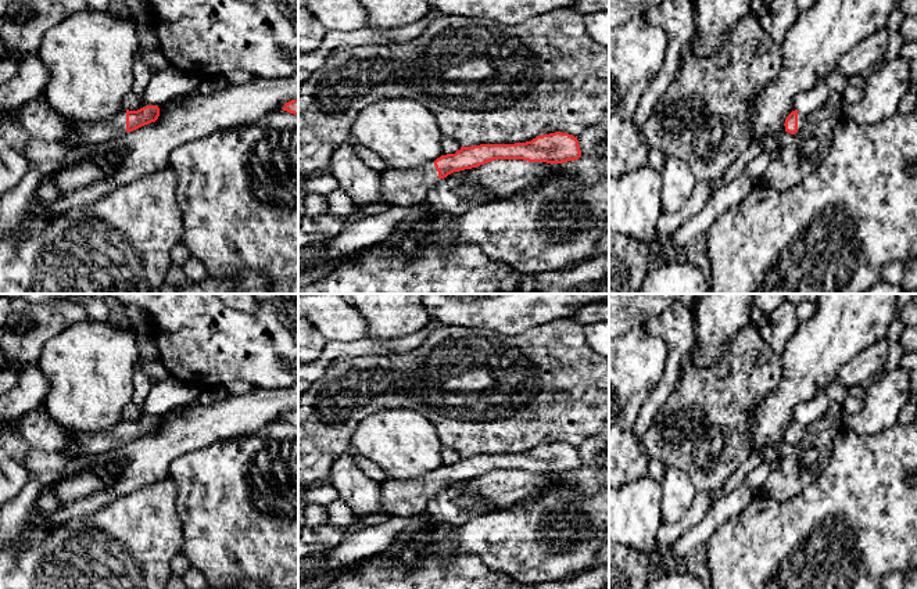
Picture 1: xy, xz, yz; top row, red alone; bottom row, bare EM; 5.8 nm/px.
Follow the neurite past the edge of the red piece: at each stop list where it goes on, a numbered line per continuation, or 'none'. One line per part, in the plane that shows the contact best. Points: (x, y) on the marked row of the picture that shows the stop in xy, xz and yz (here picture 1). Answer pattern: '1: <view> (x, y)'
1: xy (89, 133)

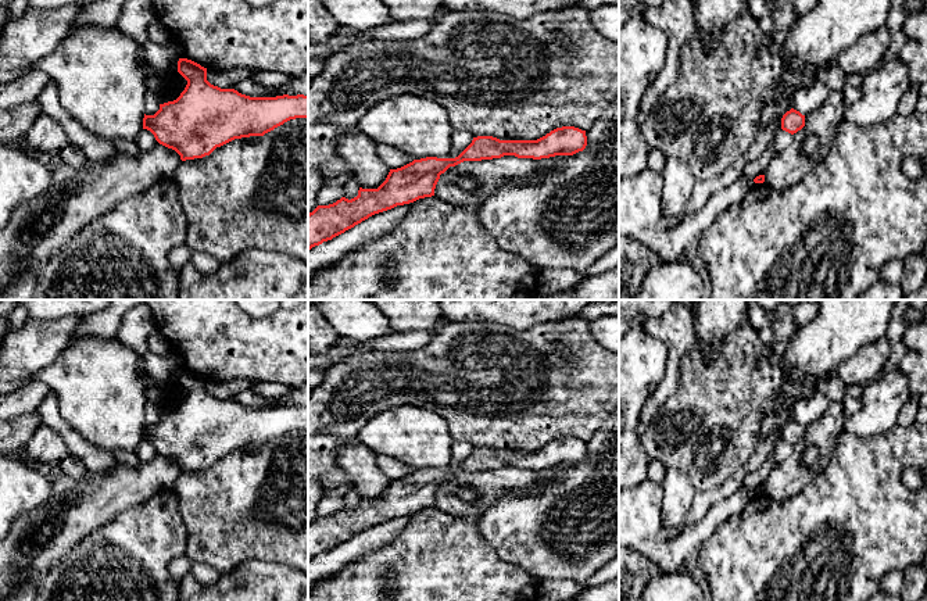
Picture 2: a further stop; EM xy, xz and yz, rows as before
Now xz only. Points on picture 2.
none

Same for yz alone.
none

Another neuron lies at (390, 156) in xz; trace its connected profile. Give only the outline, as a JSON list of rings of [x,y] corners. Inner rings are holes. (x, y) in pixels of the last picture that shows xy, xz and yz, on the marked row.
[[[376,143],[376,154],[389,167],[389,169],[397,169],[414,161],[412,157],[405,155],[396,147],[382,143]]]

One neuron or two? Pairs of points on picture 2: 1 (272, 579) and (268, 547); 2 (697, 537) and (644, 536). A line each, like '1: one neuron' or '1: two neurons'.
1: two neurons
2: one neuron

